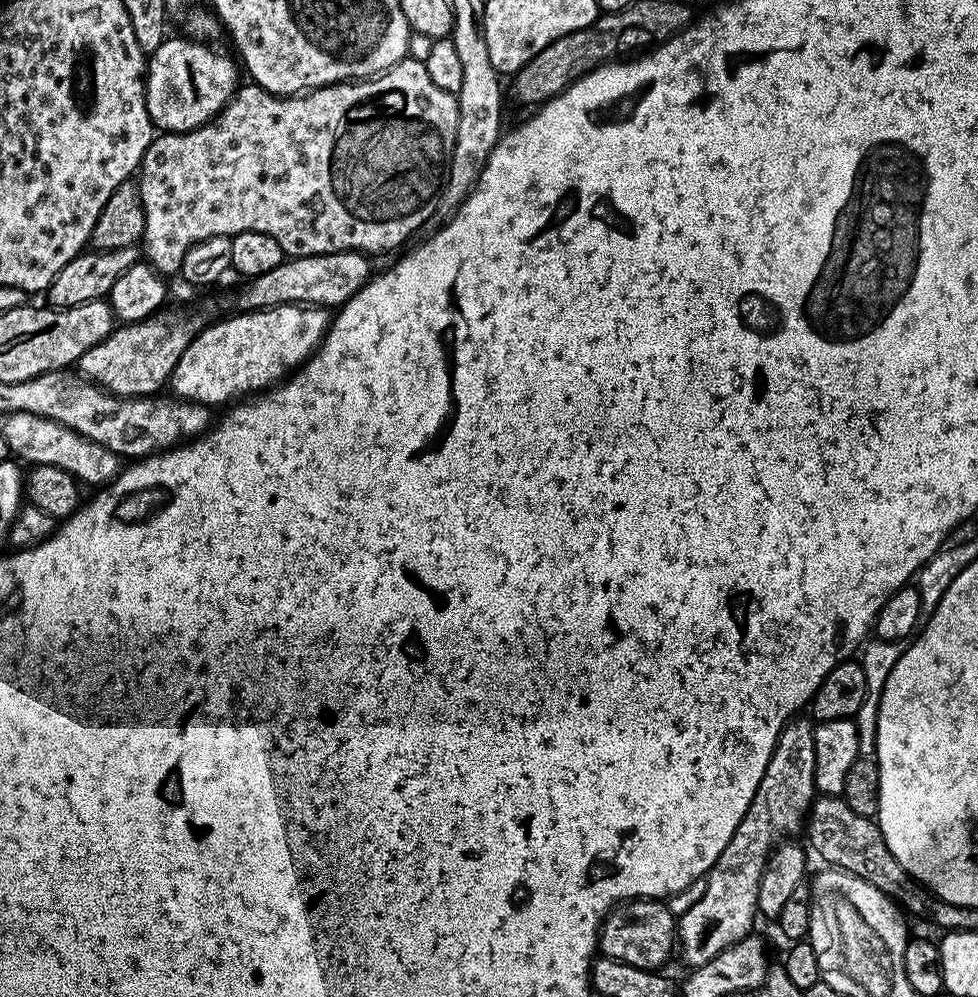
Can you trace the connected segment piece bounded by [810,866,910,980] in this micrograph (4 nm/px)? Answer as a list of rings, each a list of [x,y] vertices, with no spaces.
[[[831,866],[825,867],[823,870],[825,872],[820,872],[813,878],[812,884],[810,880],[810,900],[814,903],[815,909],[819,913],[824,908],[832,906],[838,900],[838,890],[848,890],[846,904],[850,904],[854,908],[854,912],[858,914],[858,918],[870,928],[874,940],[882,940],[882,942],[876,942],[878,948],[870,948],[870,950],[874,952],[878,962],[882,962],[884,976],[888,976],[888,980],[900,980],[902,954],[906,954],[906,946],[910,939],[908,924],[904,921],[905,913],[902,911],[901,905],[882,890],[878,890],[878,886],[874,886],[854,874]]]

